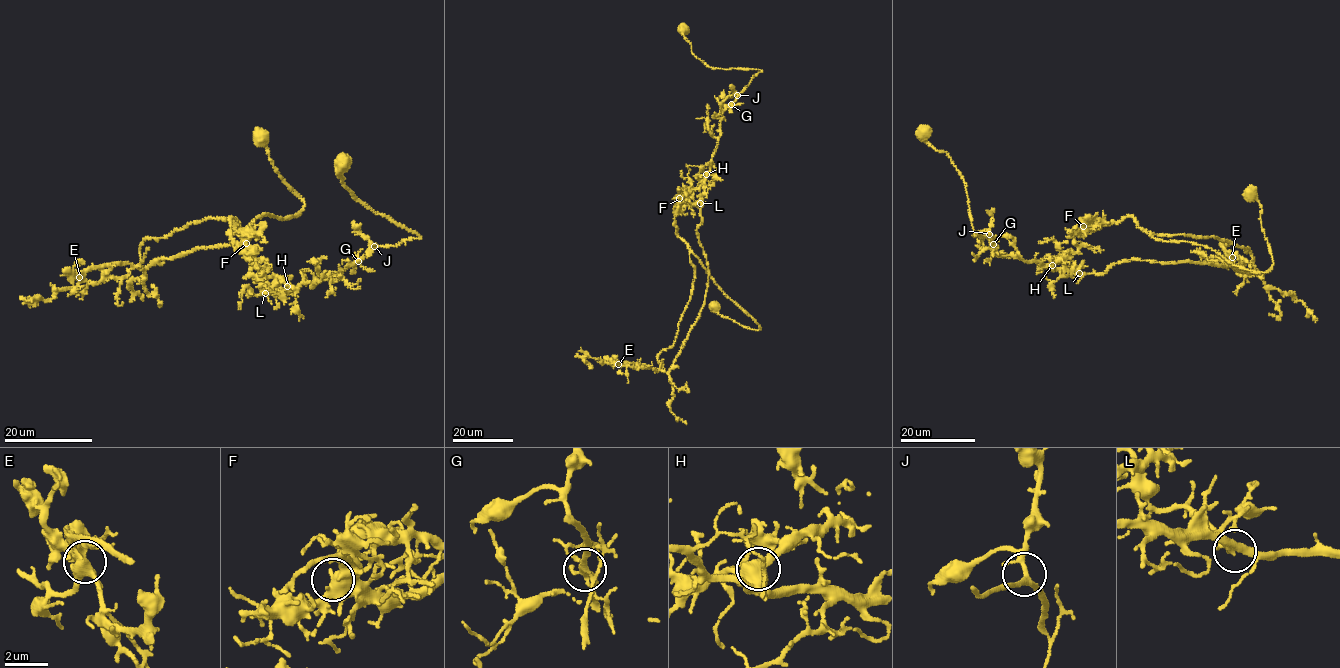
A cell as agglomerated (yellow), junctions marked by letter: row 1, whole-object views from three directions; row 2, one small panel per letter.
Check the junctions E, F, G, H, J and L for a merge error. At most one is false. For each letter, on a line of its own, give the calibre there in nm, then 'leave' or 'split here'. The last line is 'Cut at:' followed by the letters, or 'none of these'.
E: 460 nm | split here
F: 480 nm | leave
G: 240 nm | leave
H: 480 nm | leave
J: 280 nm | leave
L: 280 nm | leave
Cut at: E

